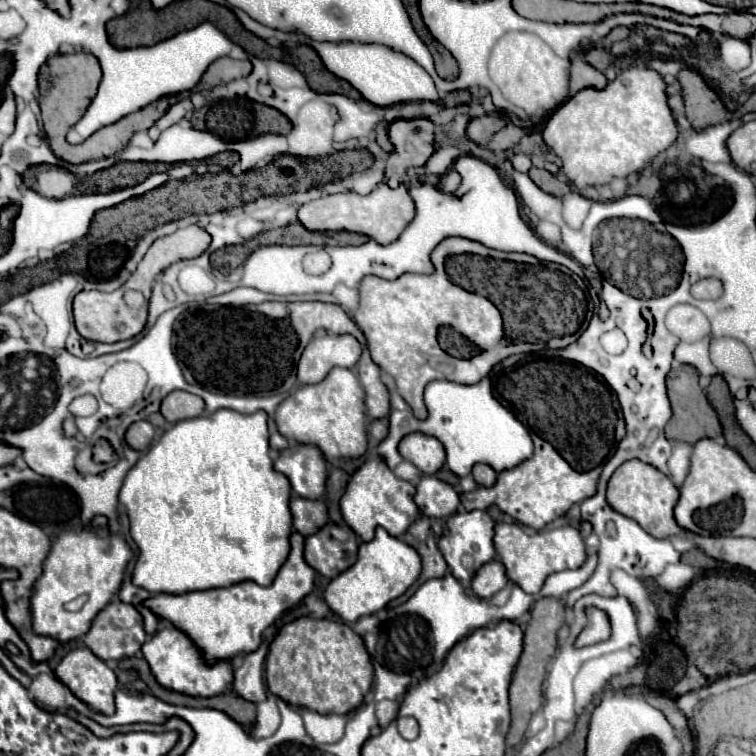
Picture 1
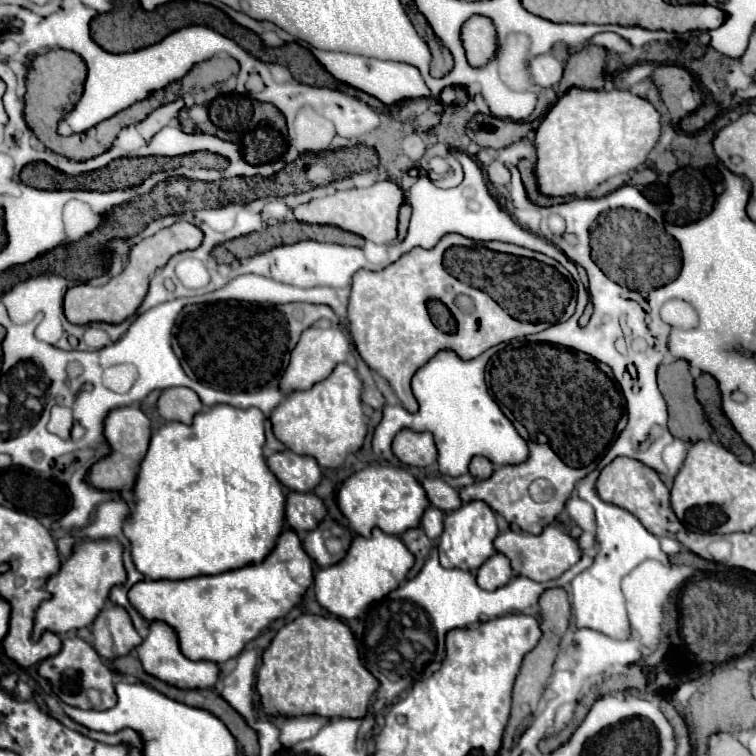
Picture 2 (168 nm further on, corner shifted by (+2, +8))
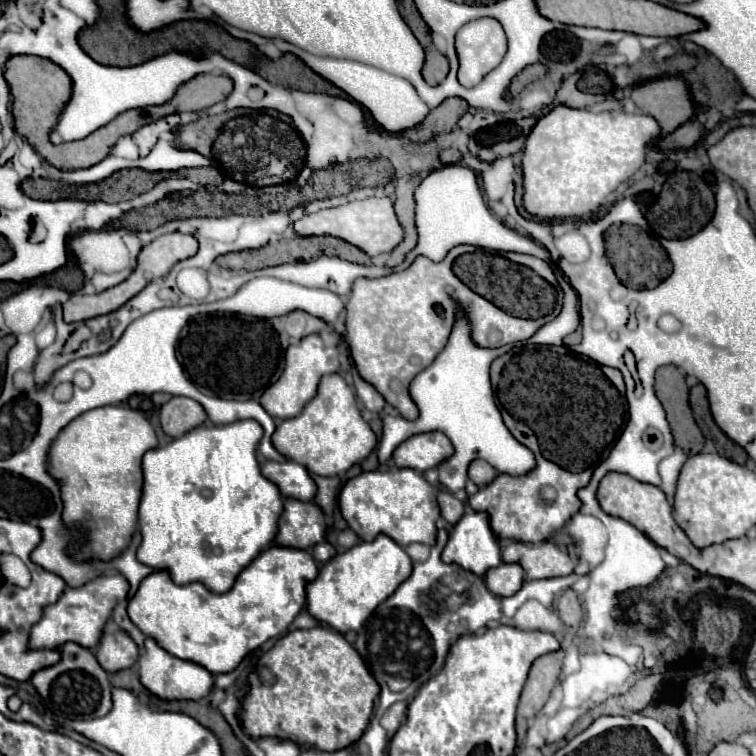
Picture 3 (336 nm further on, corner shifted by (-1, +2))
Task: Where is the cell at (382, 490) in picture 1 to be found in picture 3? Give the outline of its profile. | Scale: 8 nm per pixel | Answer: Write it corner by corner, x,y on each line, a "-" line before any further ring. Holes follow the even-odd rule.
403,468
393,472
363,472
343,486
339,494
339,508
349,528
361,540
369,542
377,534
387,534
399,546
407,546
411,542
429,546
435,544
435,522
439,518
439,506
433,494
433,486
417,470

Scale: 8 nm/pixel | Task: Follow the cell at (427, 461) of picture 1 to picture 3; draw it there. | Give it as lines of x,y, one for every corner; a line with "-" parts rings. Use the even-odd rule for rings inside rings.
427,432
411,436
403,444
399,444
393,452
393,462
397,464
397,468
425,472
429,468
437,468
437,464
451,454
453,446
443,432

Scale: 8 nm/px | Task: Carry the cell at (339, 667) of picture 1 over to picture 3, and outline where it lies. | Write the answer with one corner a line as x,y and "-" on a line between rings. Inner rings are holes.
323,626
287,632
283,638
277,640
277,644
267,654
261,656
261,662
269,664
269,670
275,674
275,684
263,686
259,676
253,676
250,680
249,675
247,679
249,692
243,698
243,710
239,714
243,728
253,738
277,736
333,752
355,742
369,726
373,704
379,694
379,684
365,668
357,650
343,638
343,634

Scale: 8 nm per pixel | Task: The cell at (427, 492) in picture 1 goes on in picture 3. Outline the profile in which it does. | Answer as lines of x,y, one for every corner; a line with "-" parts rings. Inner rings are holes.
441,490
437,494
437,504
441,508
441,516
449,522
449,524
455,524
461,516
463,516
463,502
457,500
451,492
447,490

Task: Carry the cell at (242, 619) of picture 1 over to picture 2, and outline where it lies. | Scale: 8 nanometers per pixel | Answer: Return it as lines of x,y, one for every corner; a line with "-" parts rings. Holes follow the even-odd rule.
284,530
276,540
274,550
260,564
248,564
216,576
196,576
188,580
142,580
128,590
128,600
140,612
140,616
144,616
144,620
162,620
174,628
180,640
180,652
184,652
184,656
190,660
210,660
222,664
236,658
244,646
252,642
270,622
286,616
294,606
298,606
310,584
312,560
304,552
296,532

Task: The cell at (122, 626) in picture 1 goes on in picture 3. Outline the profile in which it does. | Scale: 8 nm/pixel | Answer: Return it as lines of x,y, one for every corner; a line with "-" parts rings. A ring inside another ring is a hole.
117,630
113,634
105,632
101,636
101,642
97,646
95,656
107,672
117,672
123,668
131,668
137,662
139,650
127,632

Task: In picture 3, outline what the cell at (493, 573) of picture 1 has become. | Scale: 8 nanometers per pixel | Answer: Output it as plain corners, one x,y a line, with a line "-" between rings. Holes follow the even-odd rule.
499,564
485,574
485,584
495,596
511,596
523,584
523,568
519,564

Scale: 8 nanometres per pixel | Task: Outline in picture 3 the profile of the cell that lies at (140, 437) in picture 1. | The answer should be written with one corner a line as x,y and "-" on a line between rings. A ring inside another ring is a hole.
103,406
89,410
87,414
81,414
67,430
61,430
59,438
51,446
51,474
61,482
61,498
65,504
63,520
65,524
73,528
85,528
87,544
77,546
71,550
71,554
79,560
83,558
101,558
109,560
123,552
137,528
137,516
139,516
139,502
141,502
141,490
143,490
143,474
141,474
141,458
147,450
157,446
157,436
149,420
131,408
125,406
-
85,512
91,514
89,520
85,520

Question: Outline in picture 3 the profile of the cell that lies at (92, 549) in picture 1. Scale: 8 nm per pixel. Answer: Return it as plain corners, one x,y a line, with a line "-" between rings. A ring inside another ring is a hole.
109,574
109,576
97,576
83,586
71,588
67,586
57,600
57,604
51,604
43,610
43,618
31,628
29,646
31,648
59,648
65,642
77,642
81,646
93,648
99,642
101,630
113,612
115,604
123,600
129,592
129,582
123,574

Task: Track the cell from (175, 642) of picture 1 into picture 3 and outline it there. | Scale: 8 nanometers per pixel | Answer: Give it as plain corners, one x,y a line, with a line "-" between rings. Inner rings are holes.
153,638
145,640
145,654
139,656
139,674
141,684
155,696
163,700
201,700
207,698
215,680
209,670
195,662
183,662
171,654
167,654

